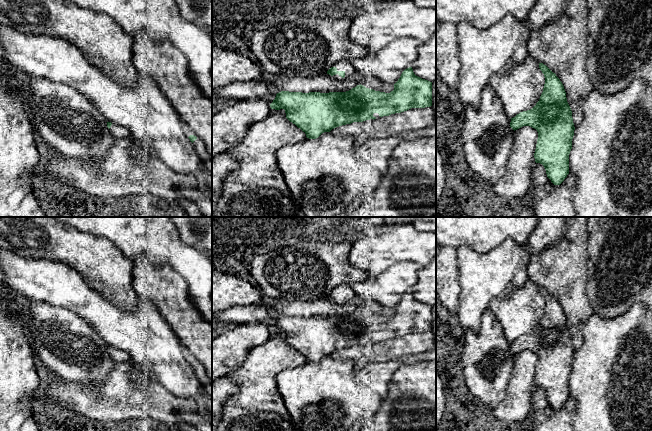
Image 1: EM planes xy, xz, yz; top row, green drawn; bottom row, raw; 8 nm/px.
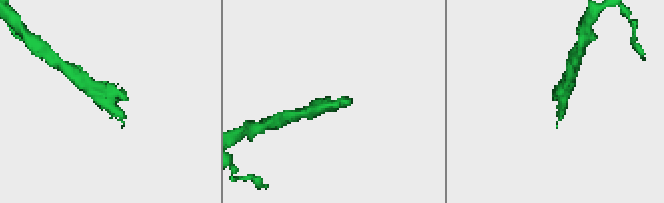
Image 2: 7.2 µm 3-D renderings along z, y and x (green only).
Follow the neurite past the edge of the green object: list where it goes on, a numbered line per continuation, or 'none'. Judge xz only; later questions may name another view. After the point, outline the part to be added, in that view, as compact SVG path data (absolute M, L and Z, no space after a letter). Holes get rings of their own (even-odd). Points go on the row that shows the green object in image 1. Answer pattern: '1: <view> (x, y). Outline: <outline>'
1: xz (345, 65). Outline: M347 59L337 62L336 64L333 65L333 67L336 67L337 71L345 72L344 78L339 76L338 74L333 75L333 78L335 78L336 80L339 80L339 81L348 79L348 78L352 77L357 72L356 68L351 64L351 60L347 60Z

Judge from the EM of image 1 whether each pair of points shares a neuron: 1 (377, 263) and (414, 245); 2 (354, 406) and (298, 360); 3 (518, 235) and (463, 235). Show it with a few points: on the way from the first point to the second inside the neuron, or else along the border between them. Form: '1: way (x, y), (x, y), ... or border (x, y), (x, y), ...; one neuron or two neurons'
1: way (385, 254), (392, 247), (405, 245); one neuron
2: border (306, 361), (298, 366), (286, 368), (281, 372); two neurons
3: way (504, 232), (477, 232); one neuron

